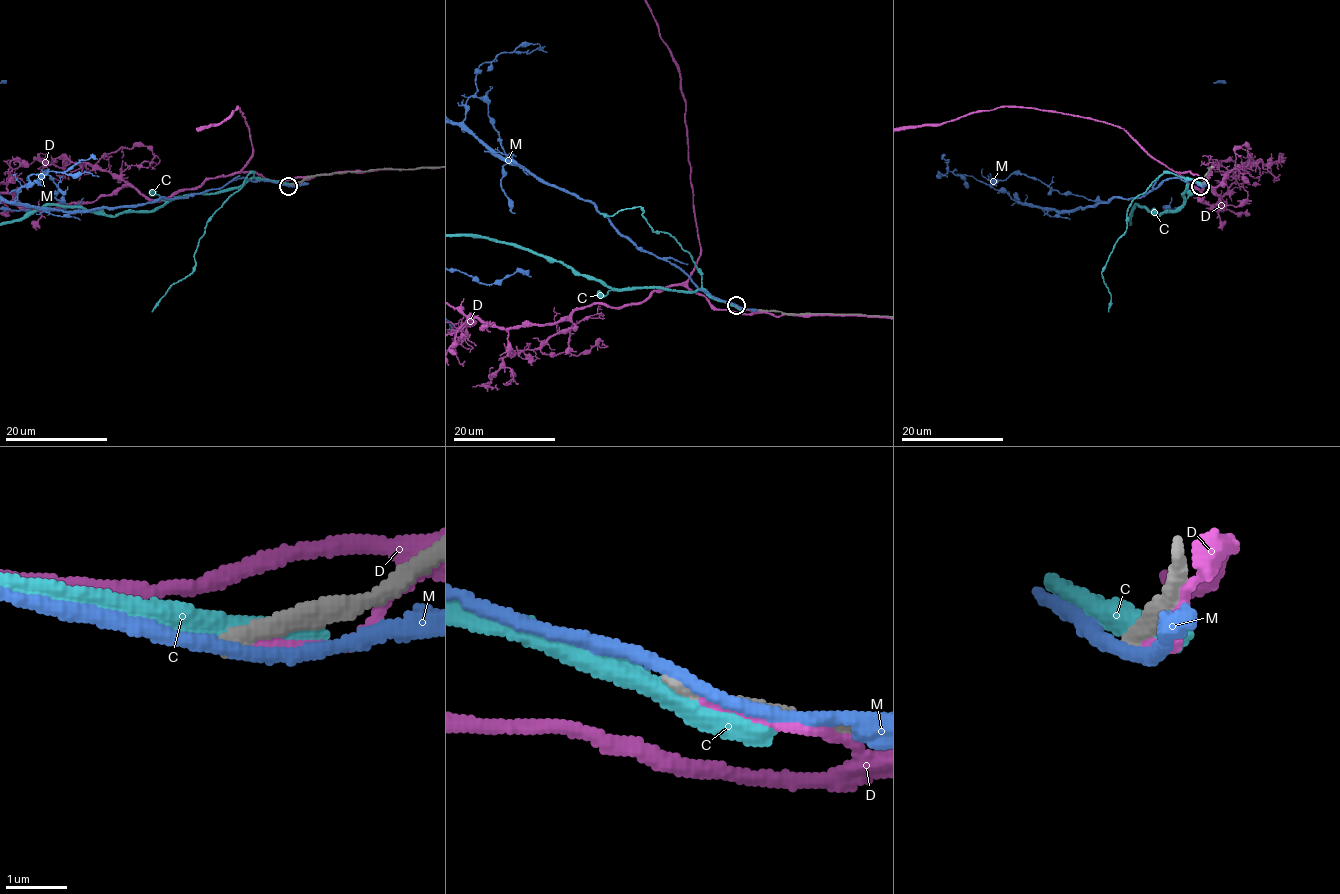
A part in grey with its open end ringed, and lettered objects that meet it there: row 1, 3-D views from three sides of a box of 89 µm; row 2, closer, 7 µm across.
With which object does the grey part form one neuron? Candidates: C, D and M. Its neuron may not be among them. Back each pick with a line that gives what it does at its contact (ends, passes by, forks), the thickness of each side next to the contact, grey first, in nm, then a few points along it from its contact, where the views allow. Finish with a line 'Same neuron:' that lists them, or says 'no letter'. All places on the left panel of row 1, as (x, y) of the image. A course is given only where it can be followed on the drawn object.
Same neuron: no letter

